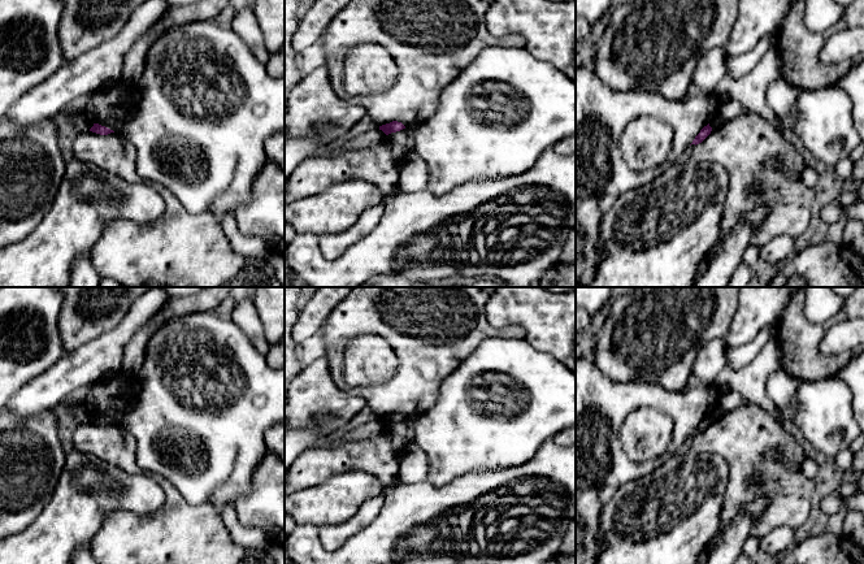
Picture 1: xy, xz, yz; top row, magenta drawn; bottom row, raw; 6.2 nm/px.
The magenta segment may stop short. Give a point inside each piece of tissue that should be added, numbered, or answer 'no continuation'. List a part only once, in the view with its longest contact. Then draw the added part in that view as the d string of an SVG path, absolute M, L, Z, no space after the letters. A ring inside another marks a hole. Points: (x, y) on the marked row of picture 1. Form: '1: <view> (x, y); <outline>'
no continuation

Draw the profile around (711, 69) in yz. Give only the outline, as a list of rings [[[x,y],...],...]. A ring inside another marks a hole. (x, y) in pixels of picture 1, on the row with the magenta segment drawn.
[[[724,47],[704,52],[695,66],[692,83],[702,94],[715,95],[718,83],[726,77],[728,61]]]

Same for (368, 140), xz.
[[[373,130],[365,134],[361,134],[348,142],[346,142],[340,148],[333,151],[329,155],[339,155],[343,152],[351,152],[356,149],[372,149],[379,144],[386,138],[386,134],[382,130]]]

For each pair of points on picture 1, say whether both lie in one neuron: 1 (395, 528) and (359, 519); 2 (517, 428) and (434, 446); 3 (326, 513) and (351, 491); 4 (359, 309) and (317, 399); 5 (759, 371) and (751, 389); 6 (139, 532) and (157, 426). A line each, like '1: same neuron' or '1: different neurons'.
1: different neurons
2: same neuron
3: same neuron
4: different neurons
5: same neuron
6: different neurons

